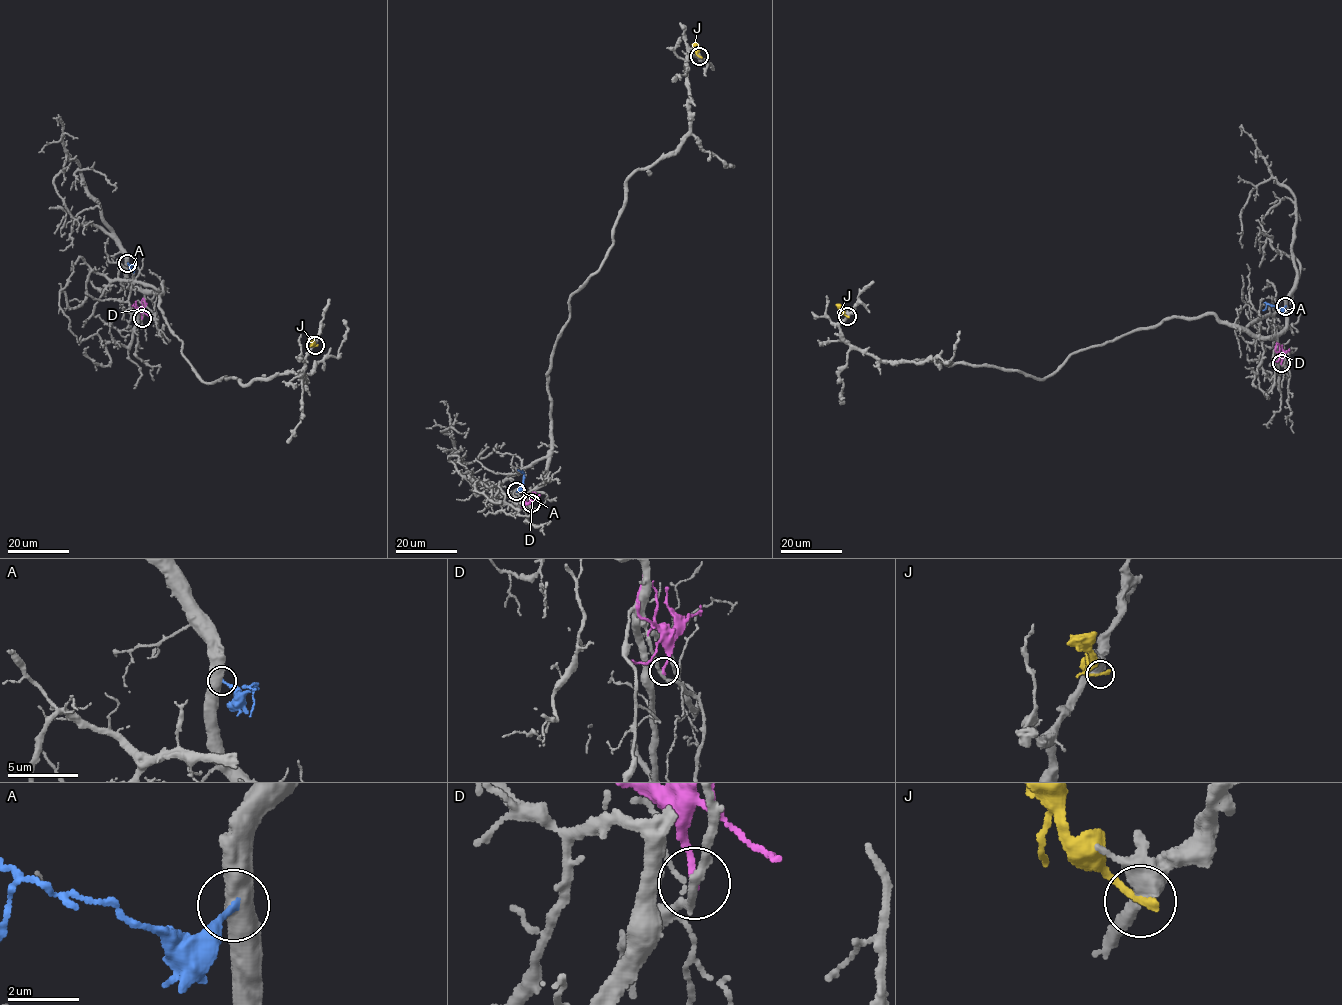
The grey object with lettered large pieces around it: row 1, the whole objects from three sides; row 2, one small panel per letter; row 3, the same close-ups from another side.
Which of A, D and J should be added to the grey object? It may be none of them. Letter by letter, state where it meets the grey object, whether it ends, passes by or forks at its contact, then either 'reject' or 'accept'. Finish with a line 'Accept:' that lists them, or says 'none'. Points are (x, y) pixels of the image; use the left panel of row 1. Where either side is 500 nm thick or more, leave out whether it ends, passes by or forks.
A: contact (127, 263); reject
D: contact (142, 318); it ends; reject
J: contact (315, 345); it ends; reject
Accept: none

